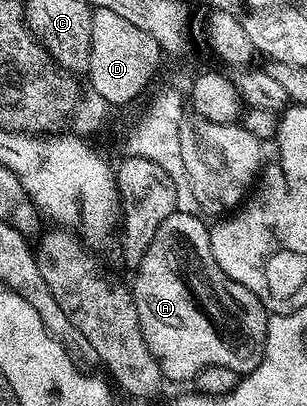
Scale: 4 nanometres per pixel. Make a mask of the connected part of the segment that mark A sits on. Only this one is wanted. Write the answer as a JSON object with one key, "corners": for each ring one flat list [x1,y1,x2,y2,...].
{"corners":[[177,211,168,215,133,270,140,331,167,382,189,382,204,367,232,367,245,375,260,364,266,346,268,310,248,287,220,271,212,255,210,230,202,220]]}

